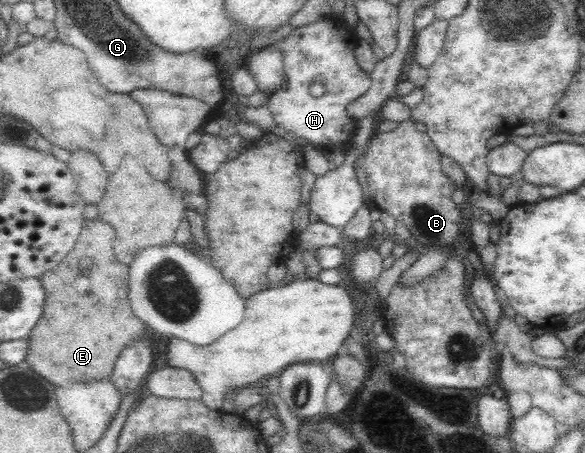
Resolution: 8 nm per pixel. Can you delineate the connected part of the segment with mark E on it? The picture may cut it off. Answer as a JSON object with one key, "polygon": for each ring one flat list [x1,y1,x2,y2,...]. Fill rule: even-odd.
{"polygon":[[98,217,94,220,84,220,80,237,74,249,68,253,52,271,40,277,45,289,45,302,40,321,34,325,27,337,28,351,24,361,40,377,46,381,62,387,72,383,84,381,102,381,111,377,114,363,120,351,130,343,142,337,145,325,134,315,126,301,126,277,129,277,129,267,120,263,113,252,115,229]]}

